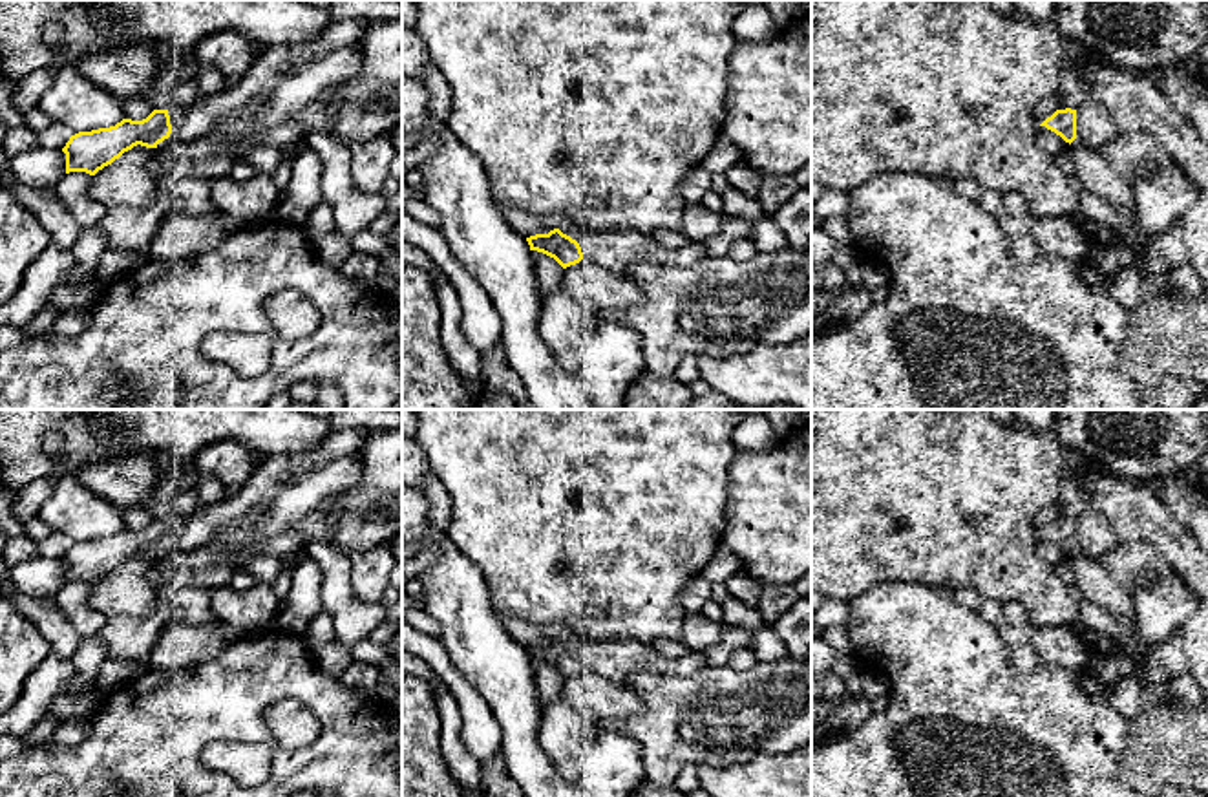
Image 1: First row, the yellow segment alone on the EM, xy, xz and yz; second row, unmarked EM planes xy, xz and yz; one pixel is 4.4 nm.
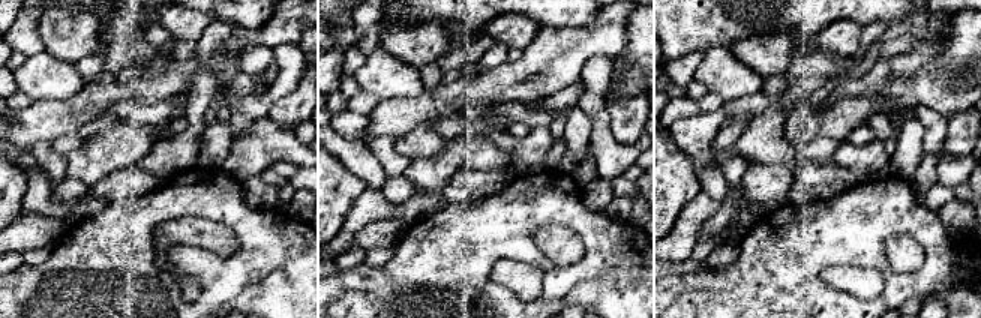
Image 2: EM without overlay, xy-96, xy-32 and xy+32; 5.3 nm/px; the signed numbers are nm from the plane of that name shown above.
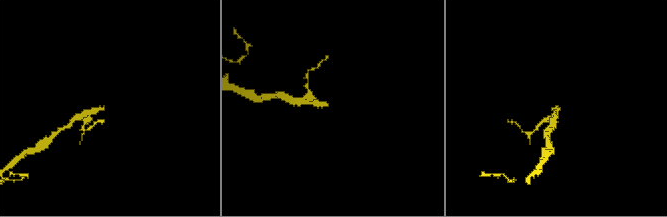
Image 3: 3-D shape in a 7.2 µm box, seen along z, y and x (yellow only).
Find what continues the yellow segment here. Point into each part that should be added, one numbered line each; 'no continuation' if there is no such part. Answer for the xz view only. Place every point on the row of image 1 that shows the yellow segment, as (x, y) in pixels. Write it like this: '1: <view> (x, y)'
1: xz (614, 251)

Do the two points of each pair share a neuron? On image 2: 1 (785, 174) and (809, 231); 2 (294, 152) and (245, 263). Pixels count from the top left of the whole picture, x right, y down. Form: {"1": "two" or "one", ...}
{"1": "two", "2": "two"}

